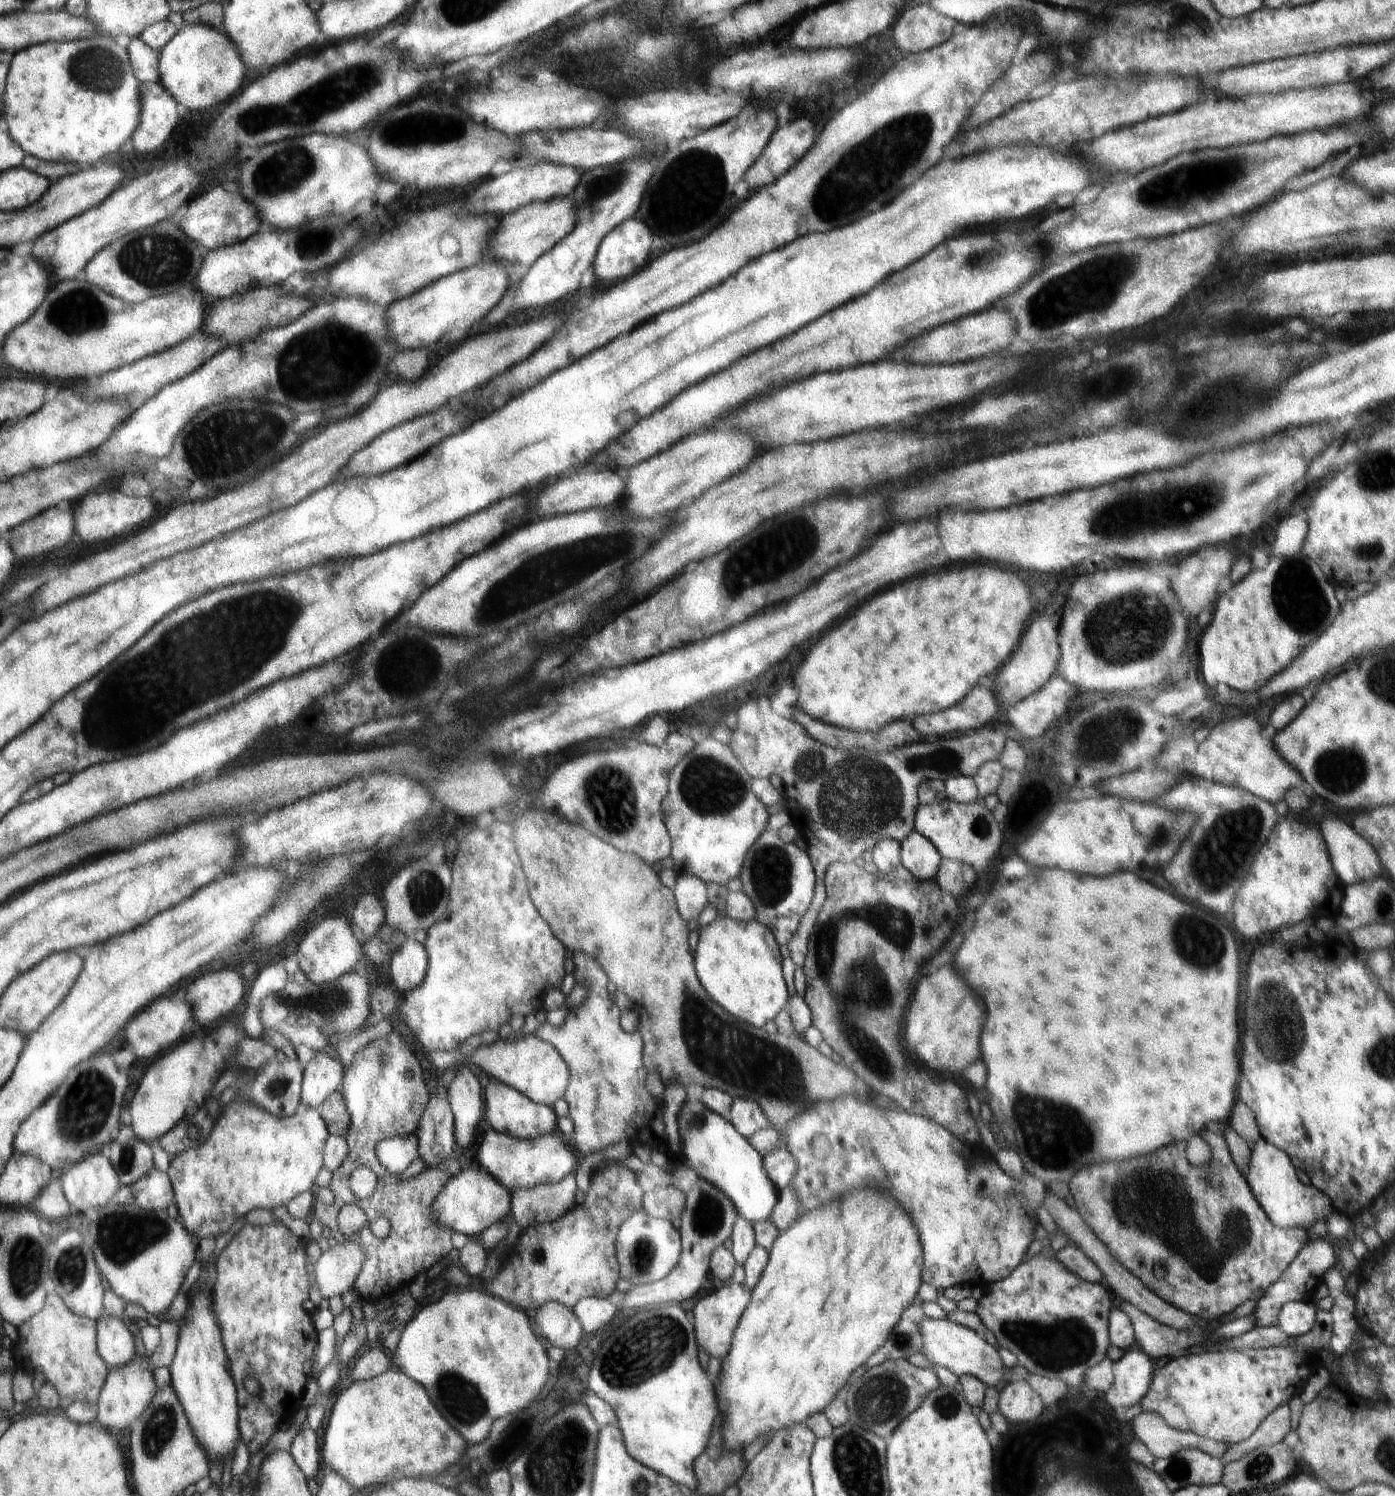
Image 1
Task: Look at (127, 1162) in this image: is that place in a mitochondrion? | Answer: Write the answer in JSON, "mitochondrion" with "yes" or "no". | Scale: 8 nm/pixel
{"mitochondrion":"yes"}

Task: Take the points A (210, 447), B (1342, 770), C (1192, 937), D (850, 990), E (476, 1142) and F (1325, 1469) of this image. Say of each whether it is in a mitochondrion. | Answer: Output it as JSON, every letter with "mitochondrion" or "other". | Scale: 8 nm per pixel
{"A":"mitochondrion","B":"mitochondrion","C":"mitochondrion","D":"mitochondrion","E":"other","F":"other"}

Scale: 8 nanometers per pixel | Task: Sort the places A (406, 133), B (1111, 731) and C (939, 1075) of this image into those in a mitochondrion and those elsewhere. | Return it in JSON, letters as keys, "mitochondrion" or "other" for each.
{"A":"mitochondrion","B":"mitochondrion","C":"other"}

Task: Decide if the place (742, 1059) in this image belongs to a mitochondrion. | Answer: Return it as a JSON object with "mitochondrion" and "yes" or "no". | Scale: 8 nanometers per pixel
{"mitochondrion":"yes"}

